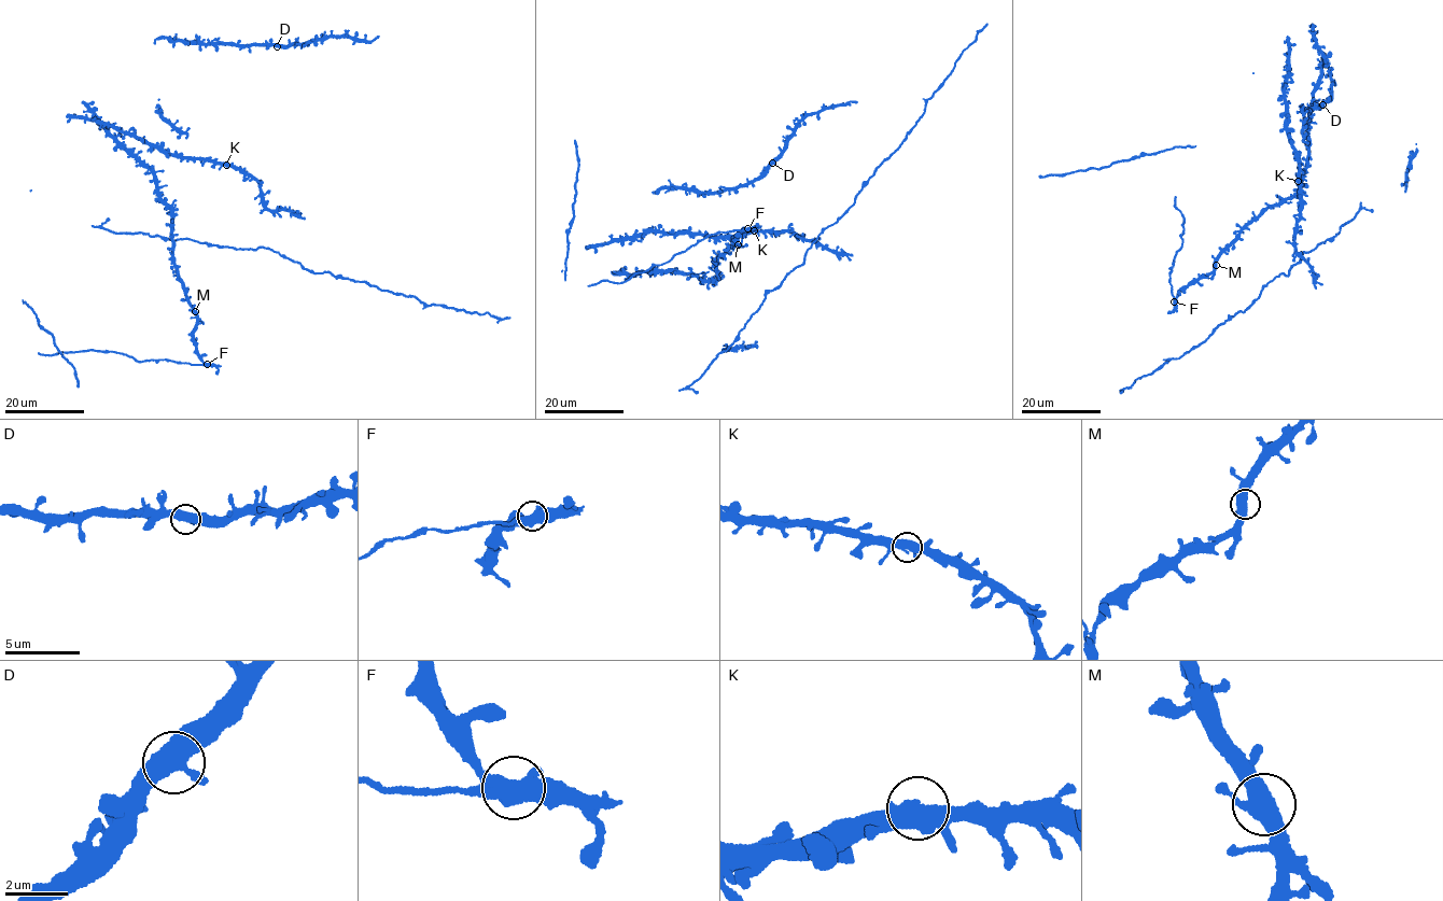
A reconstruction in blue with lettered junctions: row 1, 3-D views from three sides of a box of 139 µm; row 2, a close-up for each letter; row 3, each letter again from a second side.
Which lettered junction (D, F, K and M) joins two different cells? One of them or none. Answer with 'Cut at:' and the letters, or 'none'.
Cut at: F

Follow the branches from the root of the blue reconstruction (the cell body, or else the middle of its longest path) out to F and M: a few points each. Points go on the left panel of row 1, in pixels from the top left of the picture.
F: (139, 159), (169, 208), (179, 280), (195, 311), (198, 356), (207, 364)
M: (139, 159), (151, 171), (156, 193), (169, 208), (179, 280), (186, 300), (195, 311)

